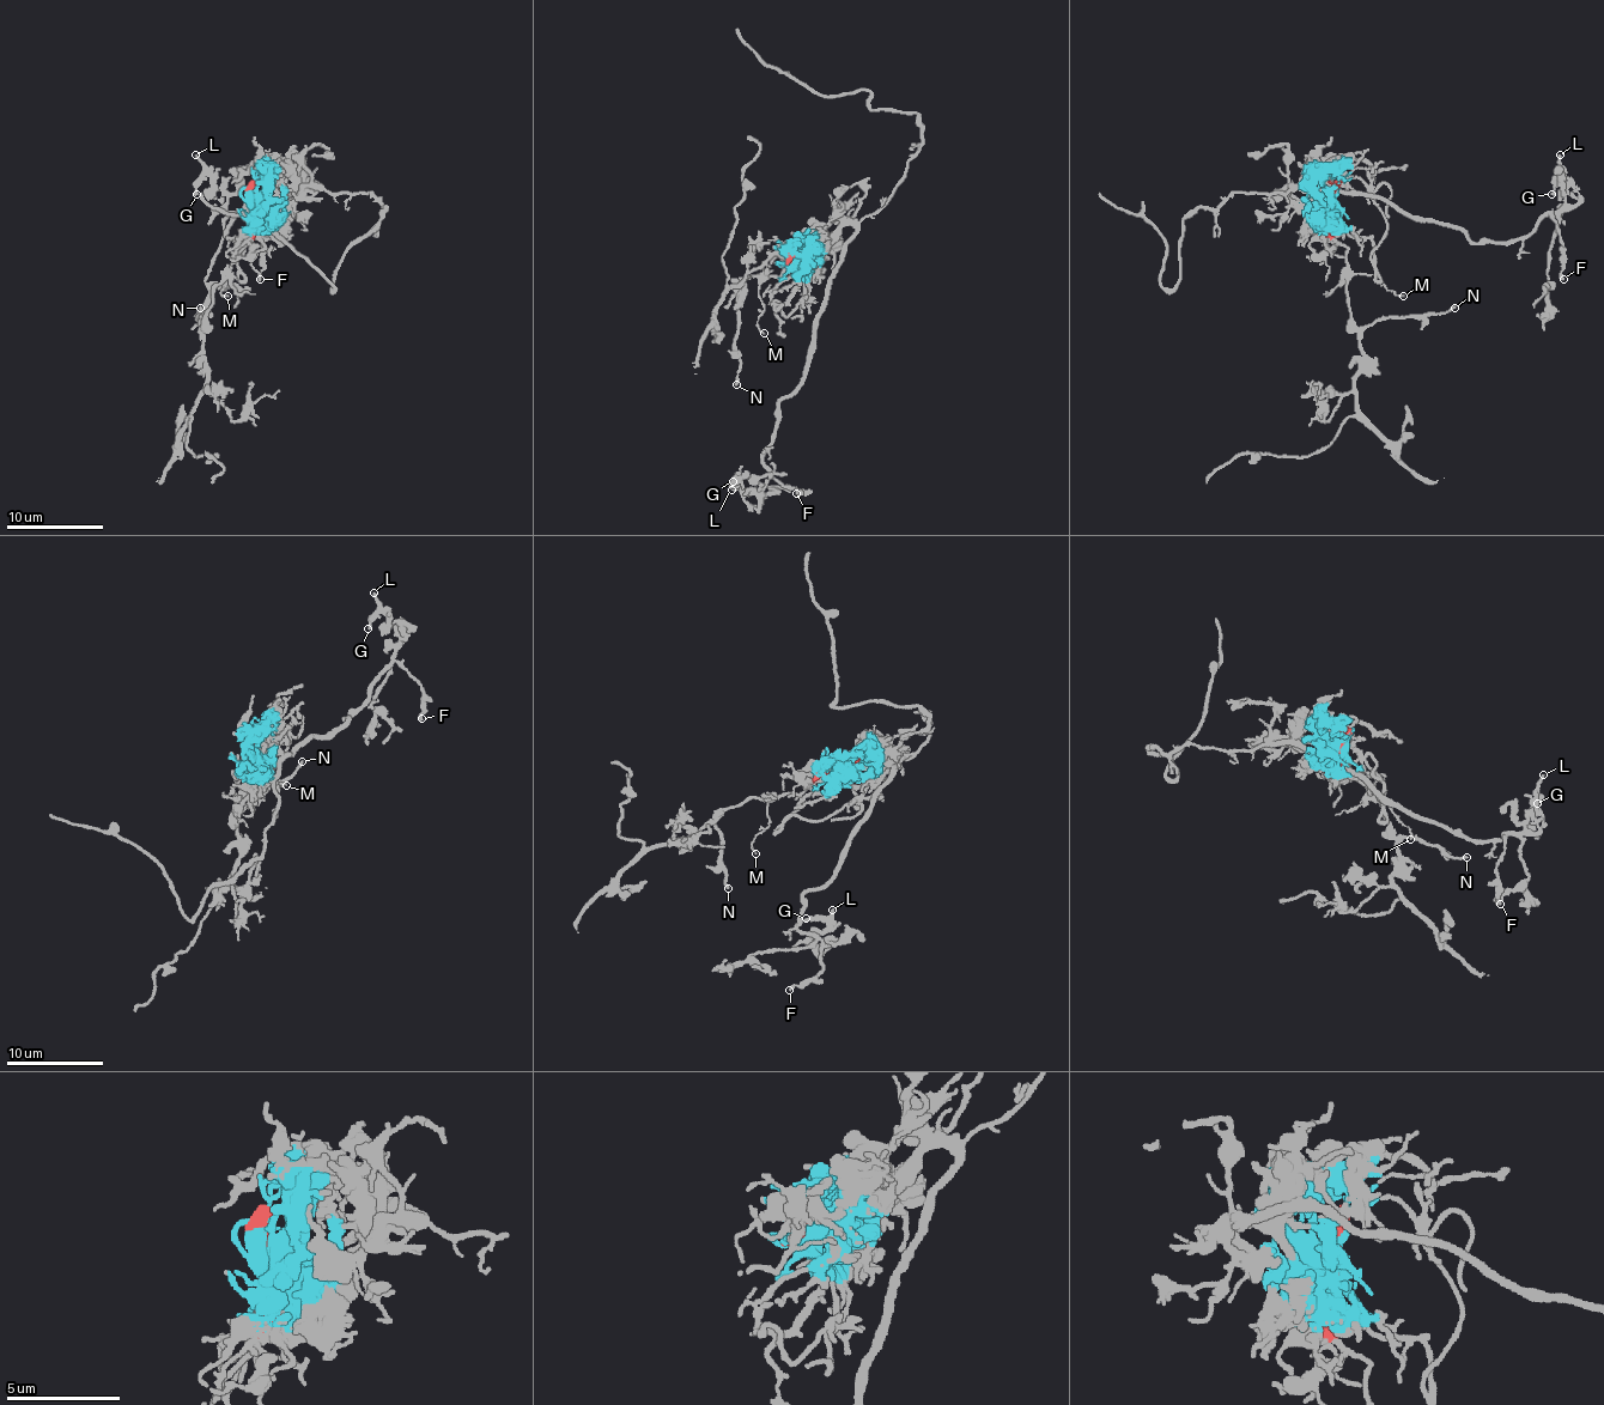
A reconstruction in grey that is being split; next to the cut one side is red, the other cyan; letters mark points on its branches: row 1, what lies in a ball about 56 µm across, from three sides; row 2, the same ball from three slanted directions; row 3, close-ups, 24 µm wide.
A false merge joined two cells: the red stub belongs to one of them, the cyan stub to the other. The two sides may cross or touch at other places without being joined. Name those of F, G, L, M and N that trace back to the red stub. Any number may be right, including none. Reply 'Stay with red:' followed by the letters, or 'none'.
Stay with red: M, N

